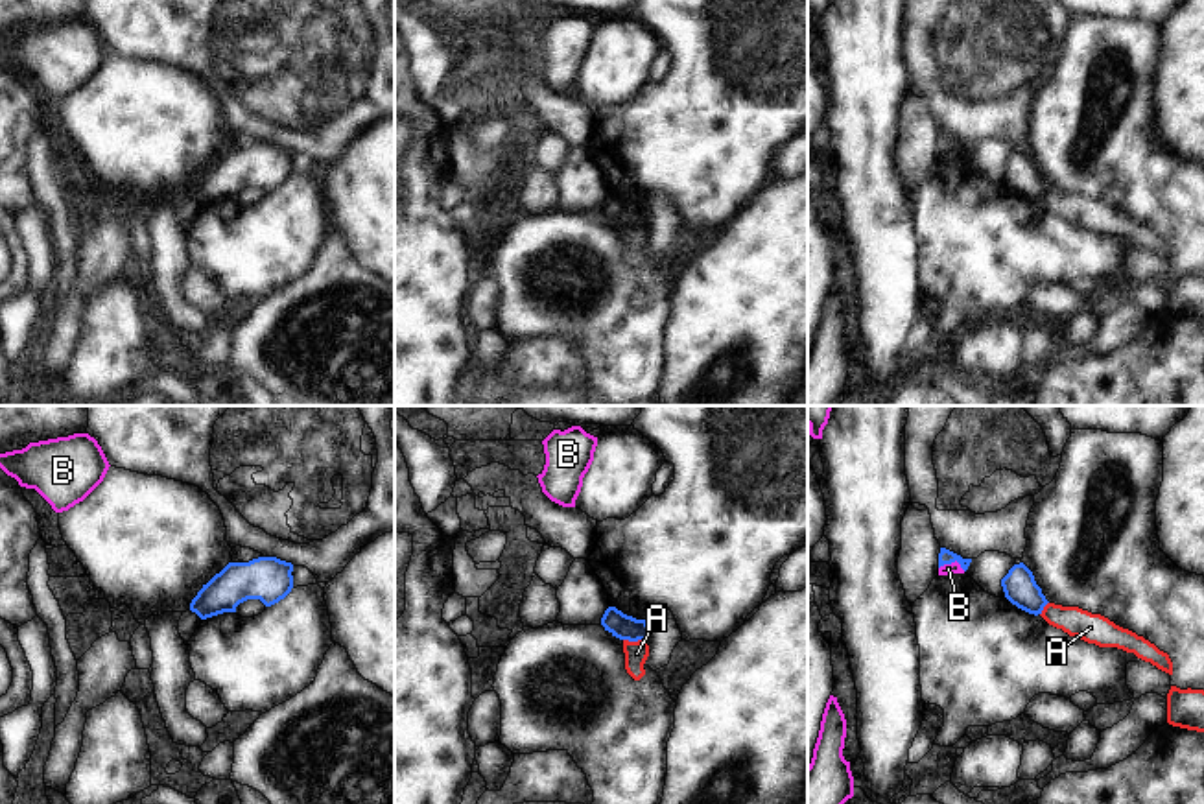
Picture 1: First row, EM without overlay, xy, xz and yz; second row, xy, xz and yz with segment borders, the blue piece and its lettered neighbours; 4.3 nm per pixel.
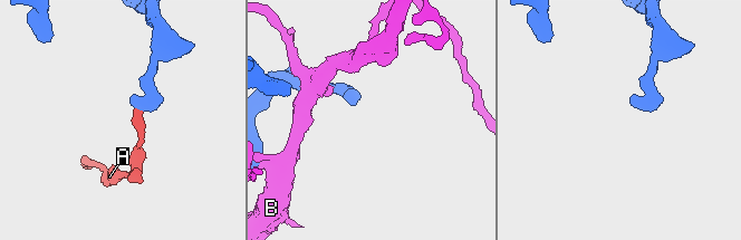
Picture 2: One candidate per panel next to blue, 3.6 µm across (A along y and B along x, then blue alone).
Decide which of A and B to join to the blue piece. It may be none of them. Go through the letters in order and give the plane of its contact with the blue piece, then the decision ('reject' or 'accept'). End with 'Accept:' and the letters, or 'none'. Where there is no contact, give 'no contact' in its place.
A: contact in xz; reject
B: contact in yz; reject
Accept: none

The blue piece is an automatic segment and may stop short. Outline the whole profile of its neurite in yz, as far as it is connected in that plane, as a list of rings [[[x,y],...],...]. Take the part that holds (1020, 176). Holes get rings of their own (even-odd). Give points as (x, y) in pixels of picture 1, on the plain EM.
[[[1014,151],[1009,160],[1001,166],[1005,184],[1018,195],[1029,201],[1042,201],[1049,190],[1036,171],[1033,159],[1023,151]]]

